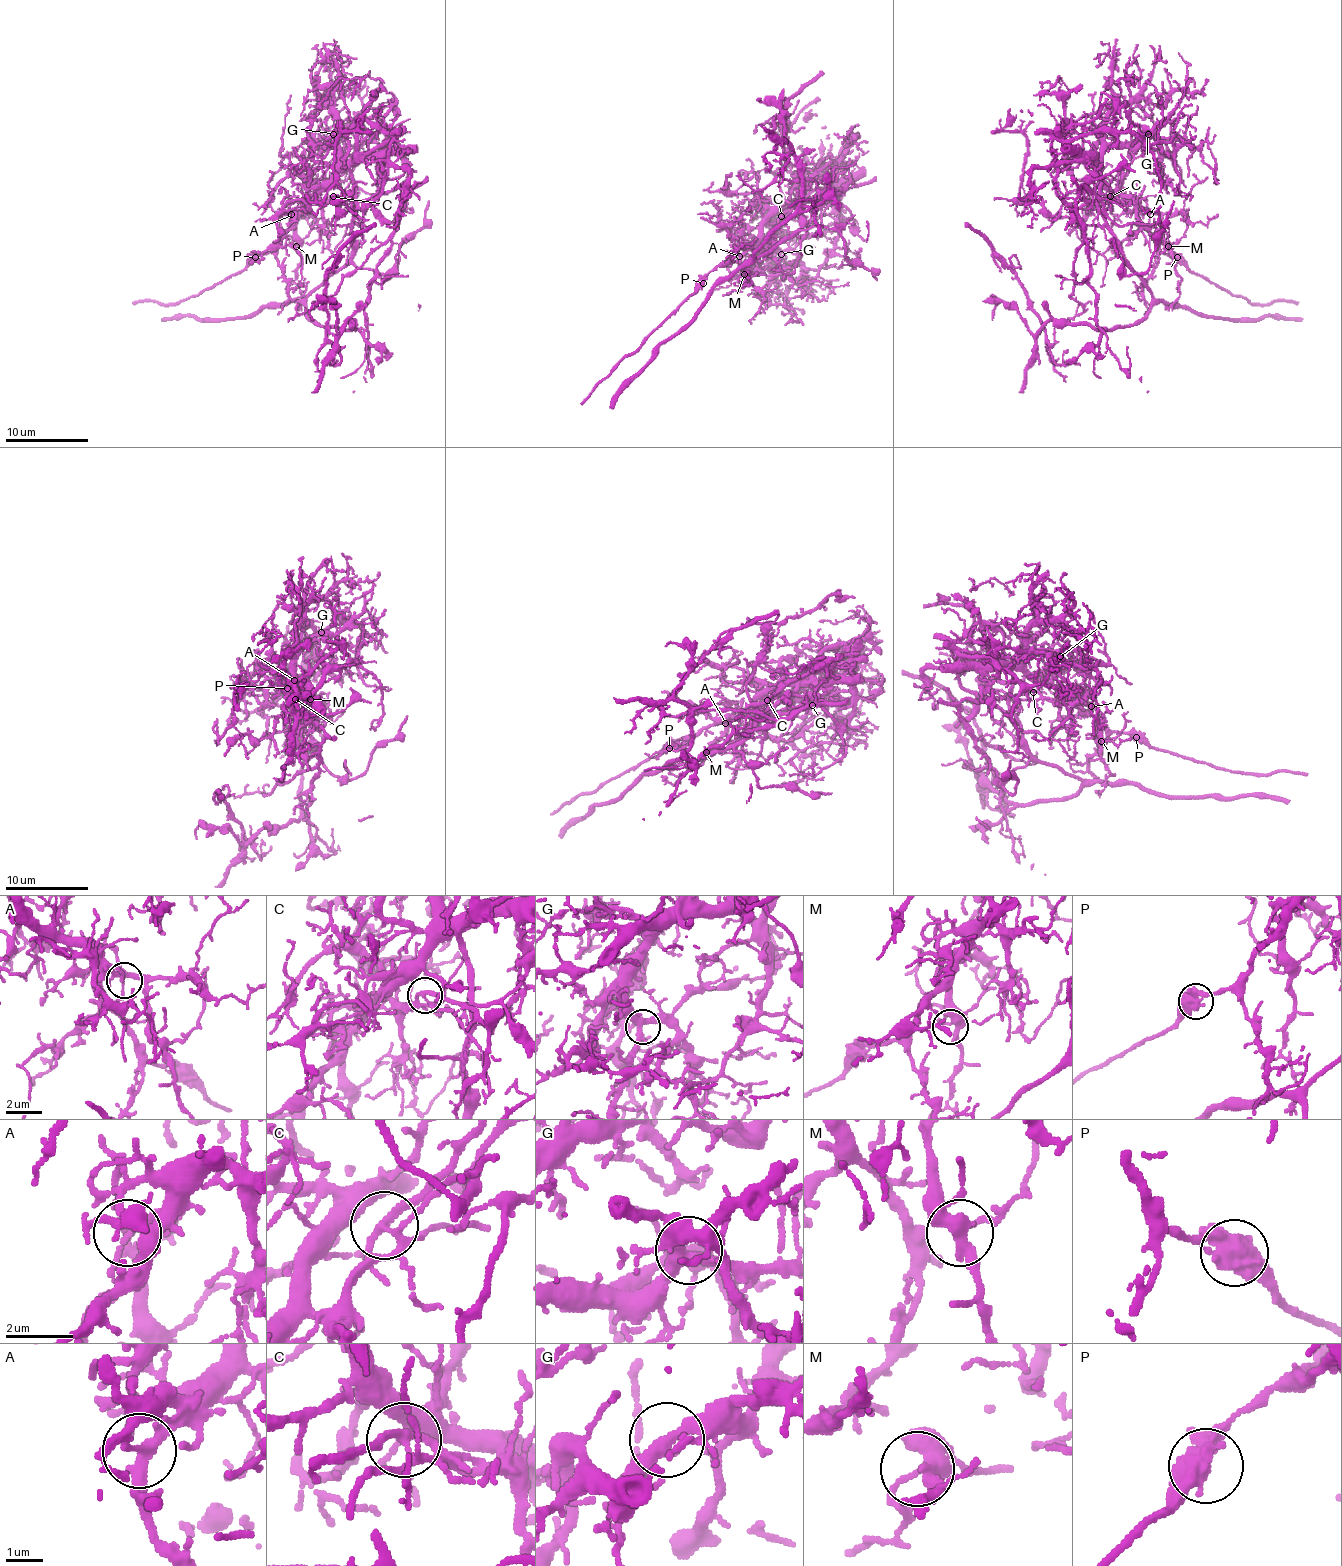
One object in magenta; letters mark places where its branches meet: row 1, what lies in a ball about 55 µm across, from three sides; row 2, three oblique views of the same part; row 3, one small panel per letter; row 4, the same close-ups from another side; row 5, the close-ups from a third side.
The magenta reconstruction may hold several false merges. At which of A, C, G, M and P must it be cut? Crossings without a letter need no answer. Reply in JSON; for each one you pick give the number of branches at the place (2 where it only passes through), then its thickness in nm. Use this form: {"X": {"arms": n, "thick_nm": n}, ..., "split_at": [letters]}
{"C": {"arms": 4, "thick_nm": 200}, "P": {"arms": 3, "thick_nm": 480}, "split_at": ["C", "P"]}

